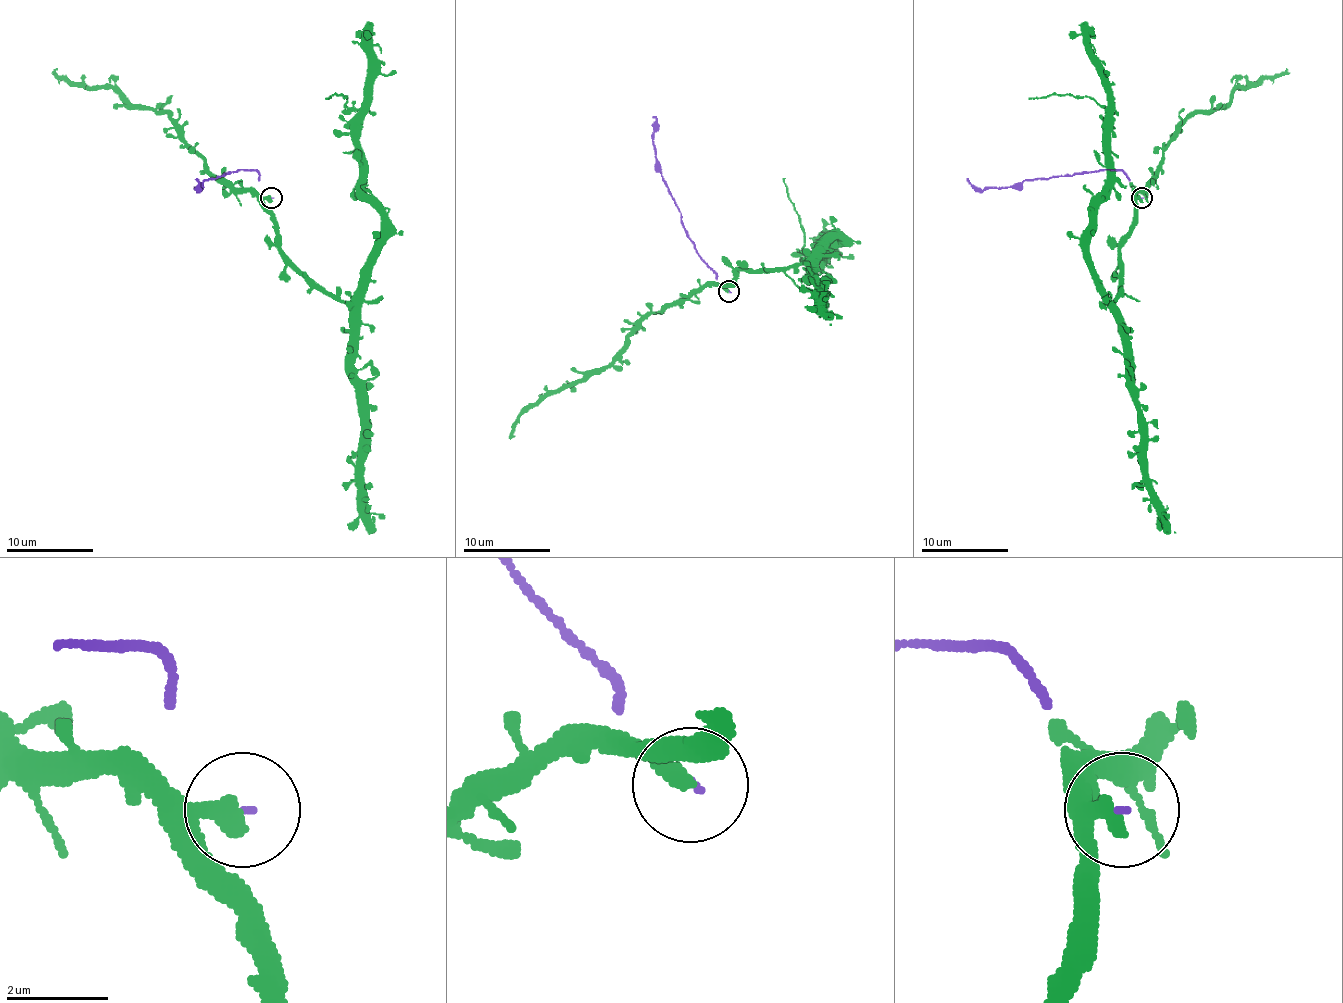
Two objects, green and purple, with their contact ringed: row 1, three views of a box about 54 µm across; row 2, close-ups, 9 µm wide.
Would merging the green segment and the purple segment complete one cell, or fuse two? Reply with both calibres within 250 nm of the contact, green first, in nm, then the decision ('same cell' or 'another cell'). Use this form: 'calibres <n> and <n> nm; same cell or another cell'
calibres 360 and 50 nm; another cell

